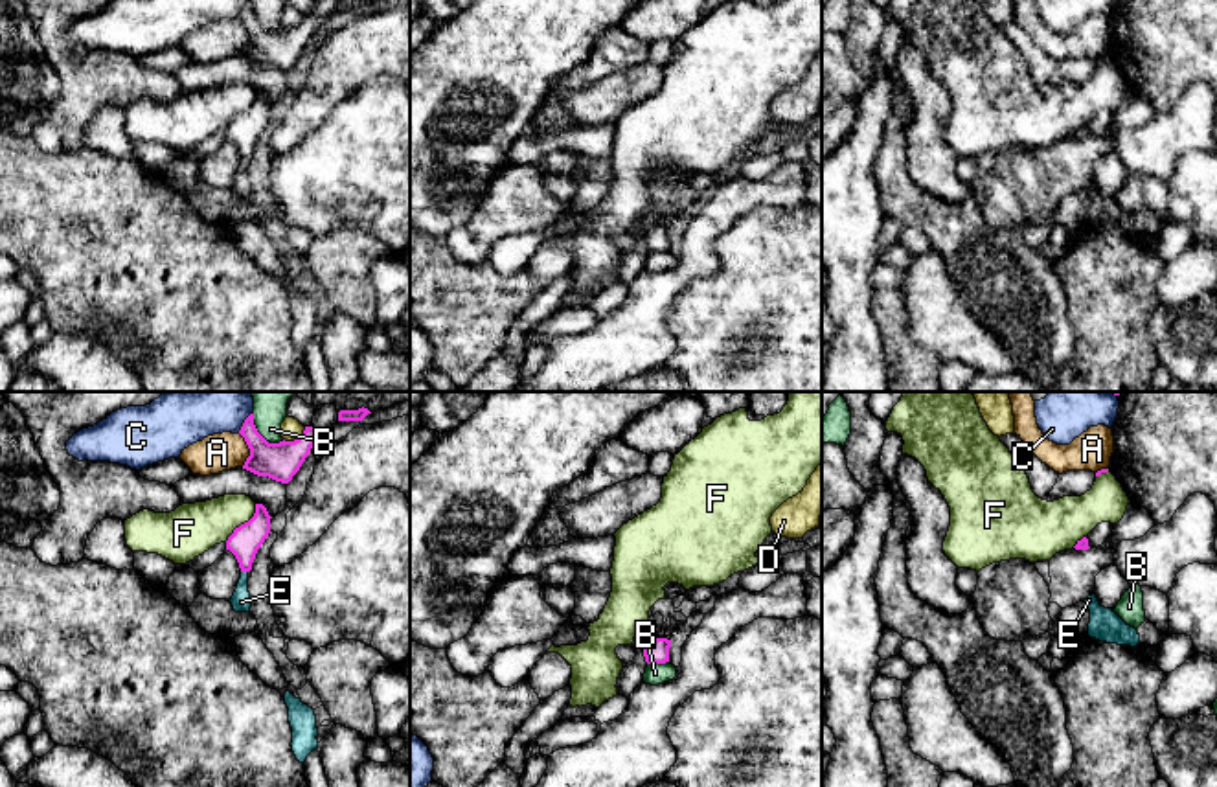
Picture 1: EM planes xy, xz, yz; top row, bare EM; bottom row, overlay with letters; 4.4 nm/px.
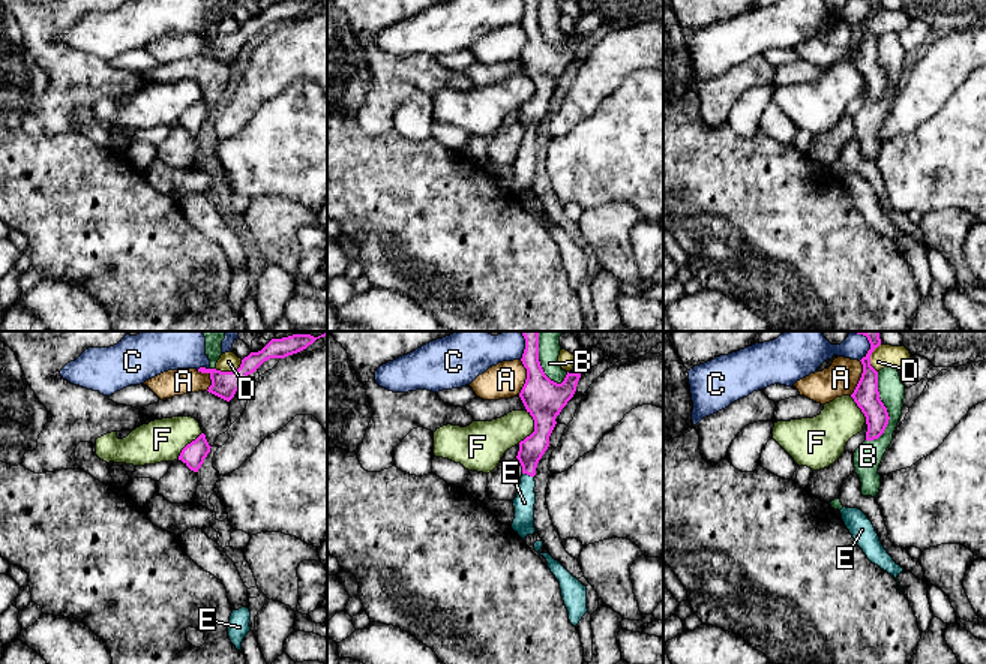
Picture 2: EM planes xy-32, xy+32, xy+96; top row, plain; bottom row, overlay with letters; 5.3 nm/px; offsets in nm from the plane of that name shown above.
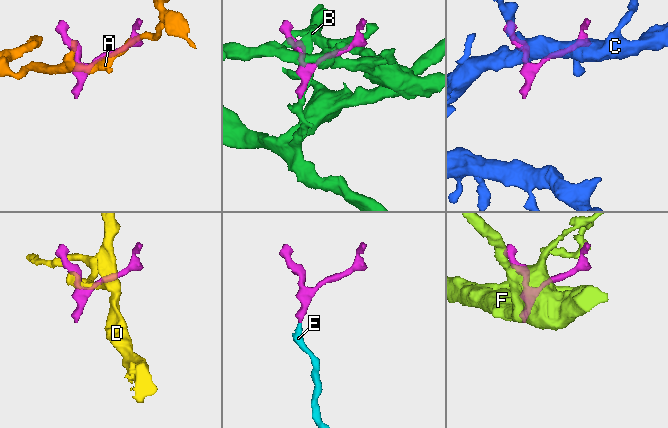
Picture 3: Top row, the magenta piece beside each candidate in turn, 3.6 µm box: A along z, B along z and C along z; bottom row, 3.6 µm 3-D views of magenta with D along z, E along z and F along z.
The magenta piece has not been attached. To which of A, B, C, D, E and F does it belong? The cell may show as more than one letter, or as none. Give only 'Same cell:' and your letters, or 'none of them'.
Same cell: E

